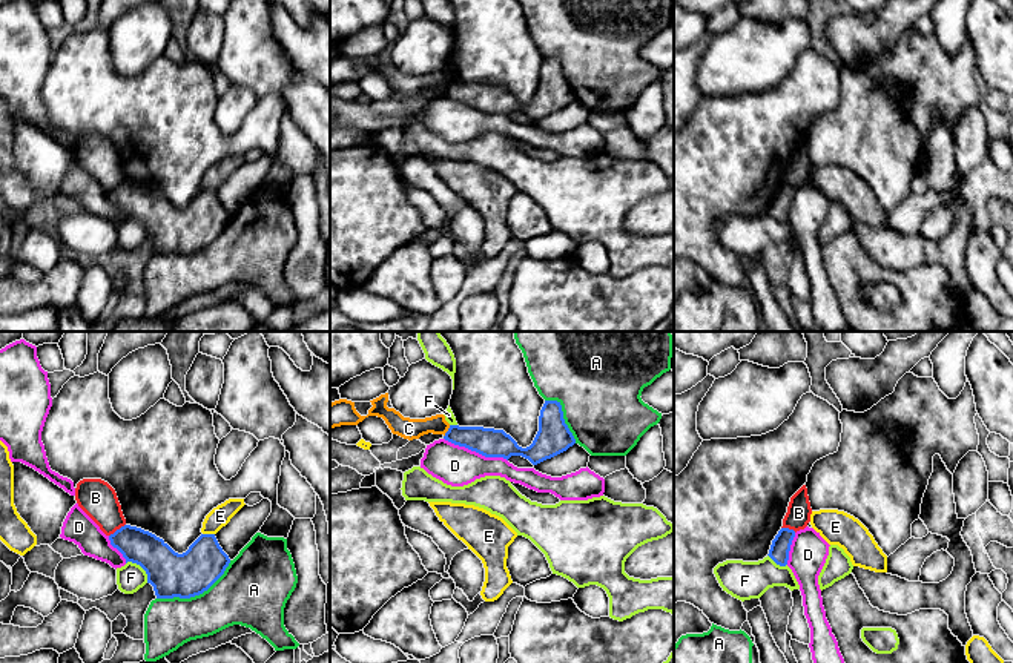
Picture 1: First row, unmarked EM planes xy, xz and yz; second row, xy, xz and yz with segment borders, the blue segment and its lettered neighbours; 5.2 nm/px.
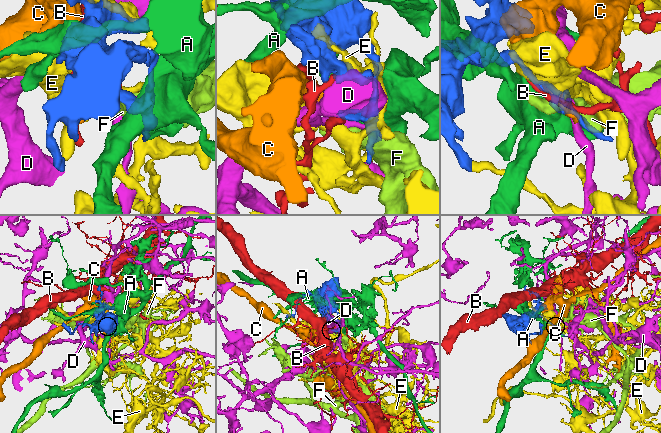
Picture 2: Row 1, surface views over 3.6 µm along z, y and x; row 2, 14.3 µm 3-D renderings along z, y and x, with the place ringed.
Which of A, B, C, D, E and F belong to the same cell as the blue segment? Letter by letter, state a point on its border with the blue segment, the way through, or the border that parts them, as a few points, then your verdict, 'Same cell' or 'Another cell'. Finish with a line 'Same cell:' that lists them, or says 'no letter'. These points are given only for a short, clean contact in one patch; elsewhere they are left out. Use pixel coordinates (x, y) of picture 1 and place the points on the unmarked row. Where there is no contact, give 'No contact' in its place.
A: Touches blue at xy (195, 250). Another cell
B: Touches blue at xy (117, 186). Another cell
C: Touches blue at xz (447, 88). Boundary: xz (450, 82), (444, 92). Another cell
D: Touches blue at xz (476, 108). Boundary: xz (444, 94), (485, 112), (502, 112), (507, 117). Another cell
E: Touches blue at xy (209, 191). Another cell
F: Touches blue at xy (141, 223). Boundary: xy (128, 217), (145, 227), (148, 238). Another cell
Same cell: no letter

